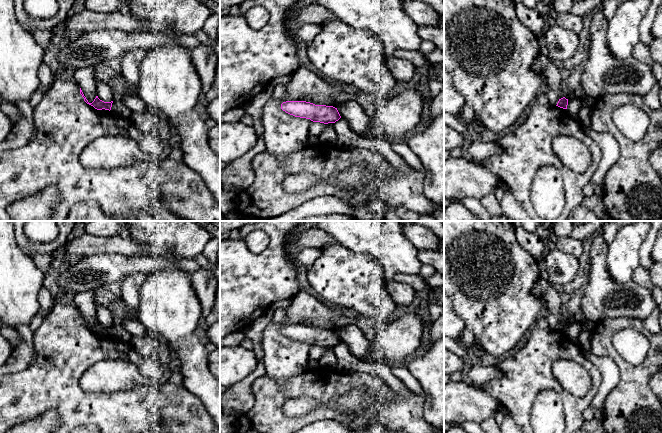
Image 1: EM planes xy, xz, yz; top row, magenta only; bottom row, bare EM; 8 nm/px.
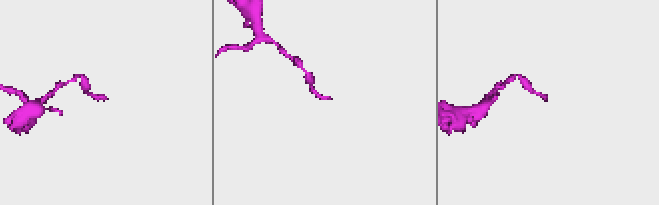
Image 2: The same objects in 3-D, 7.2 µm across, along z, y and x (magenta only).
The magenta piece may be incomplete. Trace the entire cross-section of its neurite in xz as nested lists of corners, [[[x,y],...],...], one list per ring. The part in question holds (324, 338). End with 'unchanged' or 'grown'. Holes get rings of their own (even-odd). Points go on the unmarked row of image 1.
[[[286,325],[281,333],[295,341],[310,343],[324,348],[335,347],[341,340],[337,332],[326,329],[315,329],[306,325]]]; unchanged

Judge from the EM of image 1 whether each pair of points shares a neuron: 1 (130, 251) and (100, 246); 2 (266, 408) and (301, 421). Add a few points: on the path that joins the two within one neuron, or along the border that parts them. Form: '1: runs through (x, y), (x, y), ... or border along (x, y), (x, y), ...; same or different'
1: runs through (123, 246), (107, 246); same
2: runs through (275, 417), (280, 422), (292, 422); same

